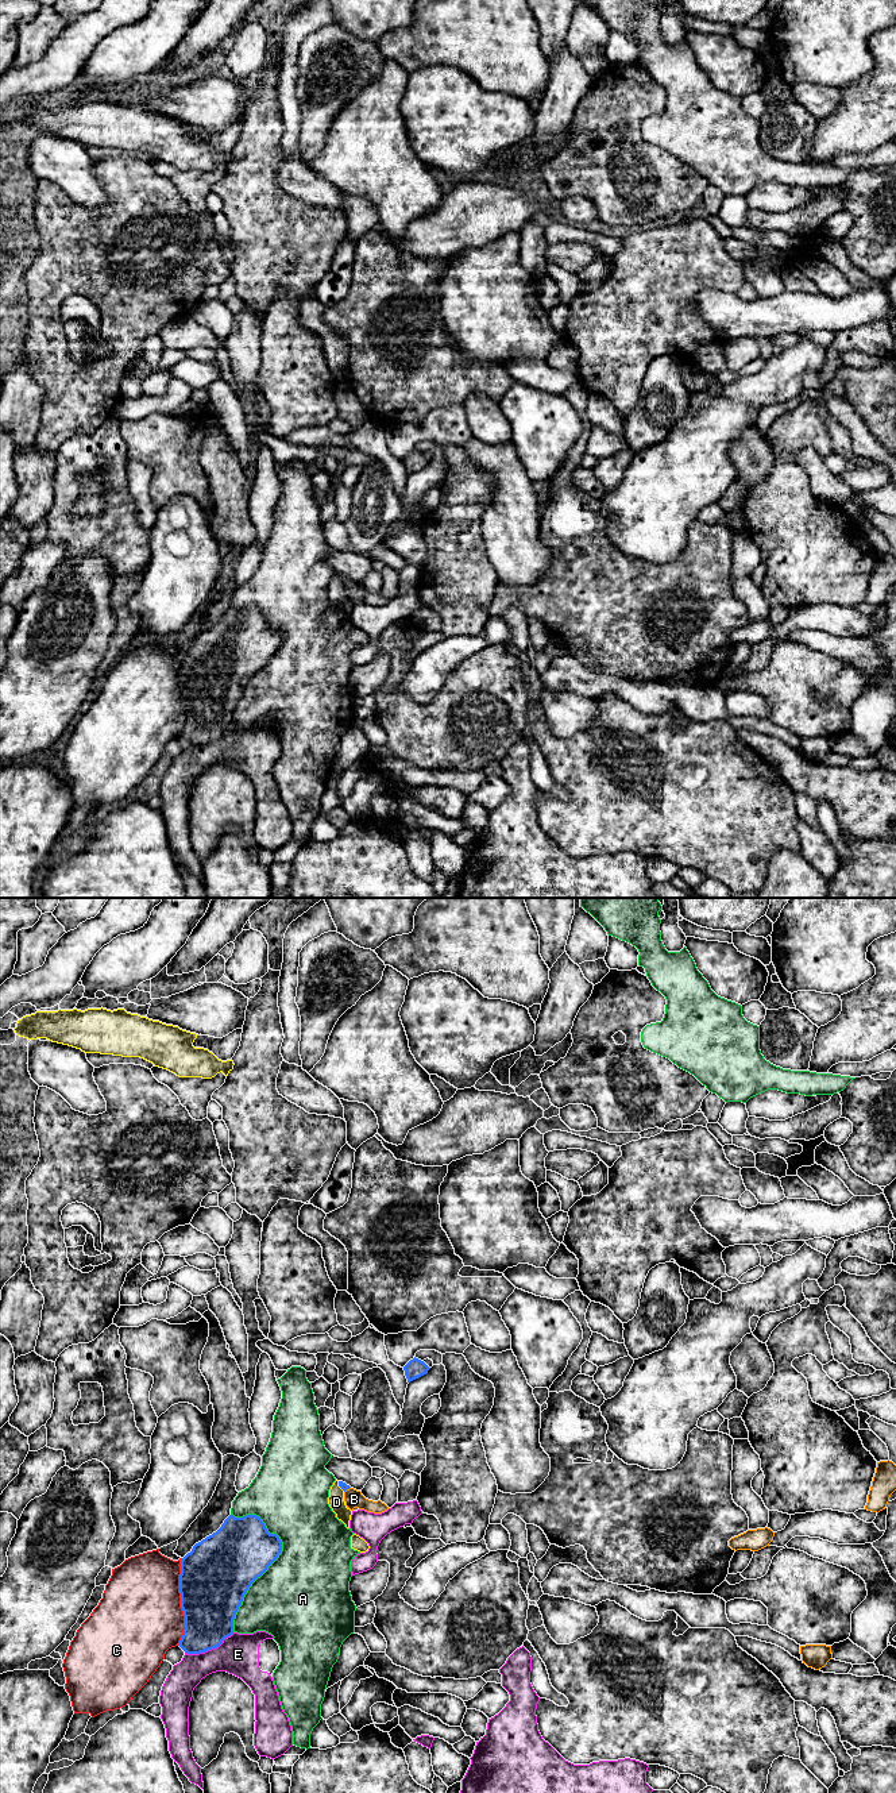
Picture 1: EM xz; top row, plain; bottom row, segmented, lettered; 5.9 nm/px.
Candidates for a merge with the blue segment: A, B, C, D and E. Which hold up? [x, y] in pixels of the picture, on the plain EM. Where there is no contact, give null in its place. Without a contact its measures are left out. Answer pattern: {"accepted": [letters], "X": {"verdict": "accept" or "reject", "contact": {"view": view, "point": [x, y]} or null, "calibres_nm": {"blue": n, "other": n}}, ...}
{"accepted": [], "A": {"verdict": "reject", "contact": {"view": "xz", "point": [265, 663]}, "calibres_nm": {"blue": 400, "other": 500}}, "B": {"verdict": "reject", "contact": {"view": "xz", "point": [347, 581]}, "calibres_nm": {"blue": 50, "other": 110}}, "C": {"verdict": "reject", "contact": {"view": "xz", "point": [181, 694]}, "calibres_nm": {"blue": 400, "other": 480}}, "D": {"verdict": "reject", "contact": {"view": "xz", "point": [340, 579]}, "calibres_nm": {"blue": 50, "other": 100}}, "E": {"verdict": "reject", "contact": {"view": "xz", "point": [209, 741]}, "calibres_nm": {"blue": 320, "other": 240}}}

